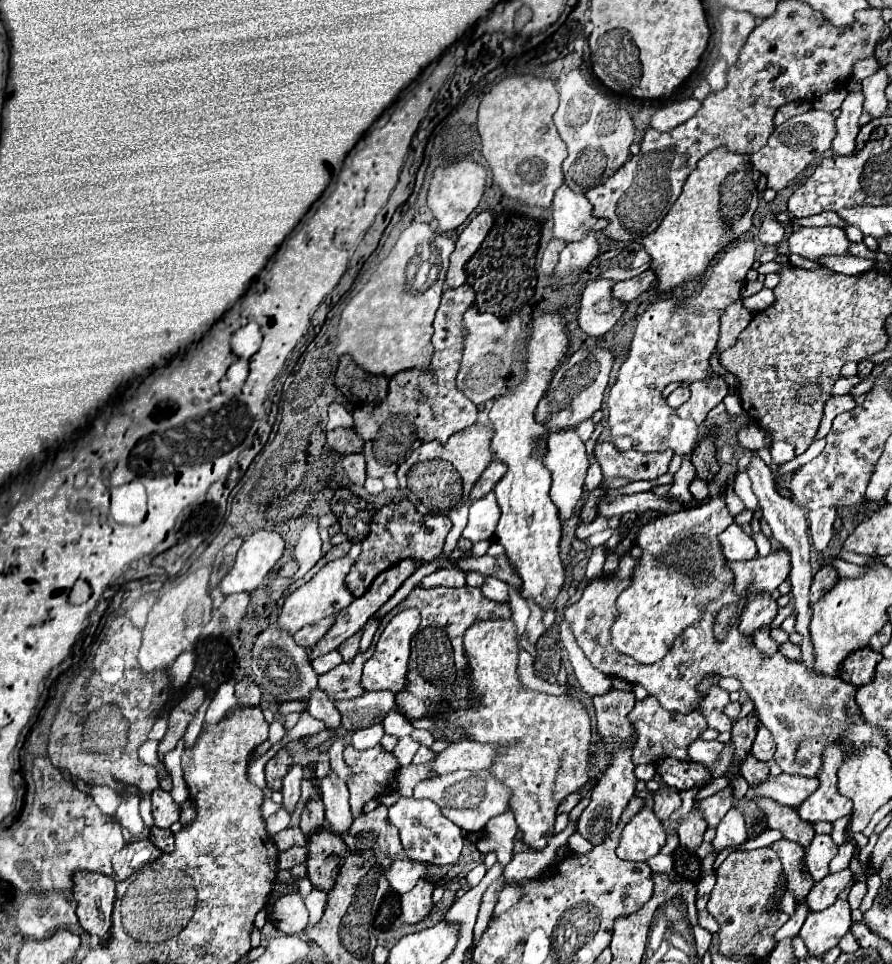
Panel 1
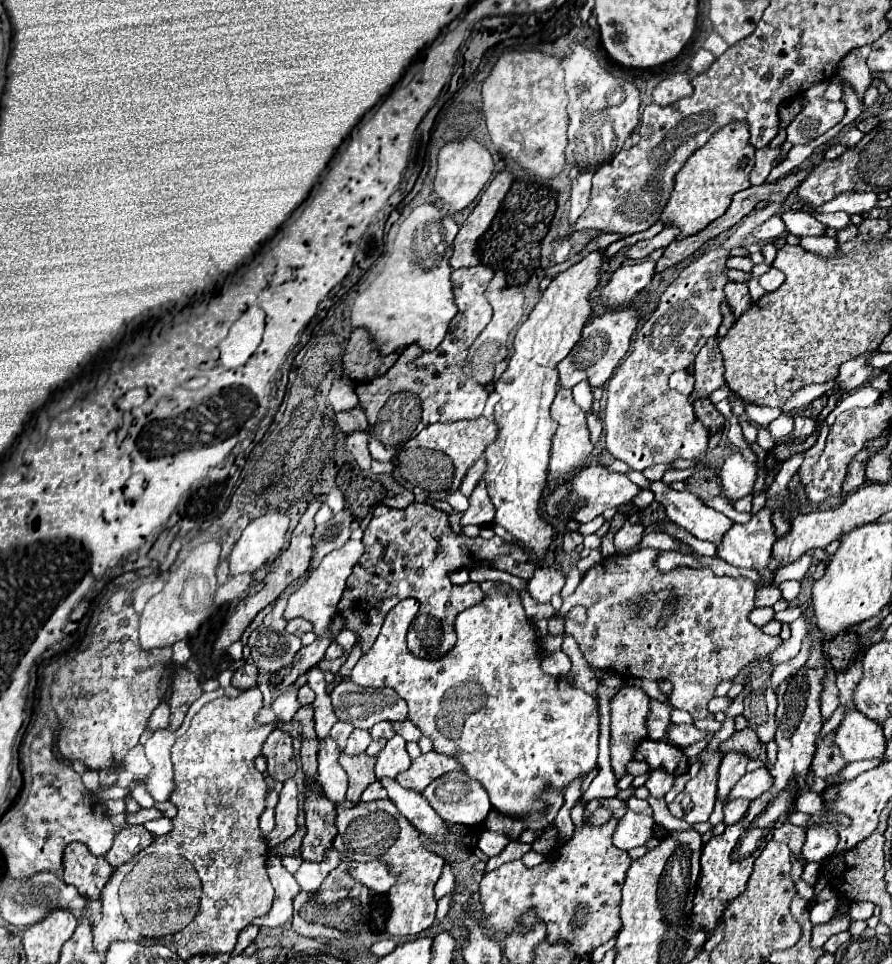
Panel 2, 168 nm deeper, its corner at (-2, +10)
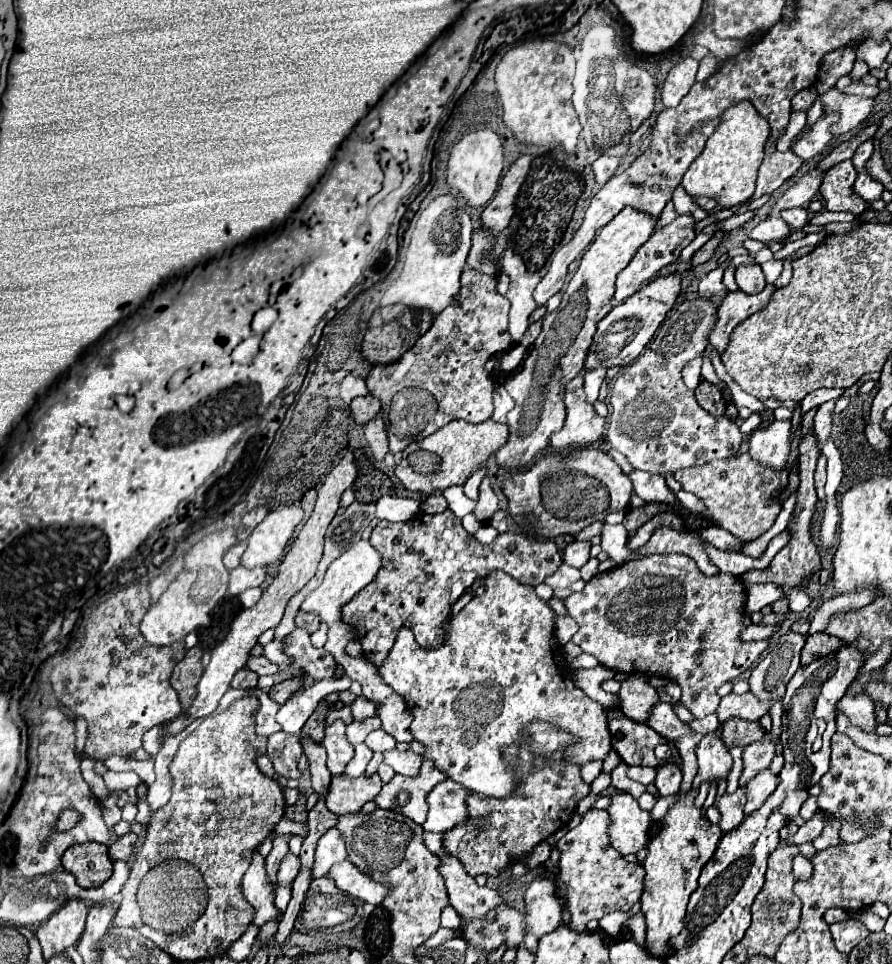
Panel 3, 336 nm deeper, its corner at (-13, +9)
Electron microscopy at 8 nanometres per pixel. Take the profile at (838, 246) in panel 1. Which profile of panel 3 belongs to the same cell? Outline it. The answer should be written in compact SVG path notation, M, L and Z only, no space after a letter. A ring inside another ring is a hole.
M788 208L788 210L782 210L780 212L780 218L792 228L792 230L798 230L802 228L804 224L808 224L808 210L806 208Z

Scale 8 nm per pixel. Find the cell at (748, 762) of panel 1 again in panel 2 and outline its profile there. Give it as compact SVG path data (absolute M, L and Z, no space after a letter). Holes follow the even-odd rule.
M745 727L743 731L735 731L725 743L719 745L719 749L721 749L721 753L735 751L735 753L743 753L743 755L747 755L749 759L767 761L765 745L759 741L757 733L753 733L753 729L749 729L749 727Z

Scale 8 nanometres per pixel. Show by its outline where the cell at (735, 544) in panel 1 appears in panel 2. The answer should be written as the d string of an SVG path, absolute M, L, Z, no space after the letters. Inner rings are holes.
M663 481L651 483L651 491L655 493L655 501L665 505L667 517L675 525L693 533L697 539L719 545L723 535L733 527L729 517L715 511L713 507L707 507L697 495L689 491L675 491Z

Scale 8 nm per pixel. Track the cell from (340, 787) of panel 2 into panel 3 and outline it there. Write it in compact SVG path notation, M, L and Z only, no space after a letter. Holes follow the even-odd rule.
M342 720L326 726L326 738L322 740L322 746L328 752L328 770L334 776L340 776L354 756L354 746L346 740L346 724Z

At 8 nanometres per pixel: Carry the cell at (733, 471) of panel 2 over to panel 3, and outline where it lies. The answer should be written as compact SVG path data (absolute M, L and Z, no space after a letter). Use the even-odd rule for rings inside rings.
M774 420L764 428L756 428L750 436L748 450L752 458L772 468L784 468L792 444L790 428L792 428L790 420Z

